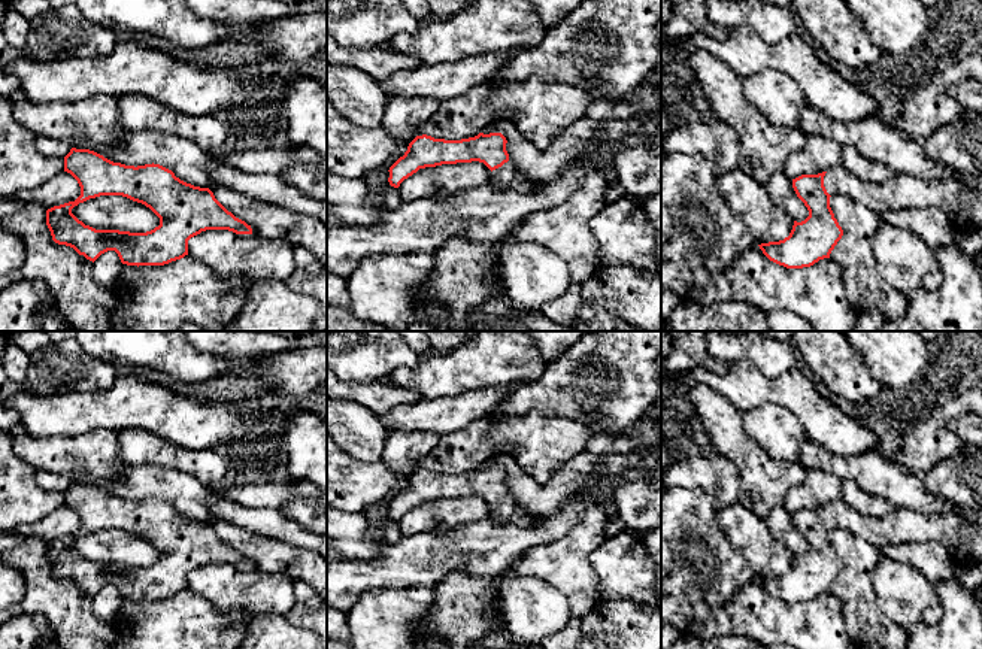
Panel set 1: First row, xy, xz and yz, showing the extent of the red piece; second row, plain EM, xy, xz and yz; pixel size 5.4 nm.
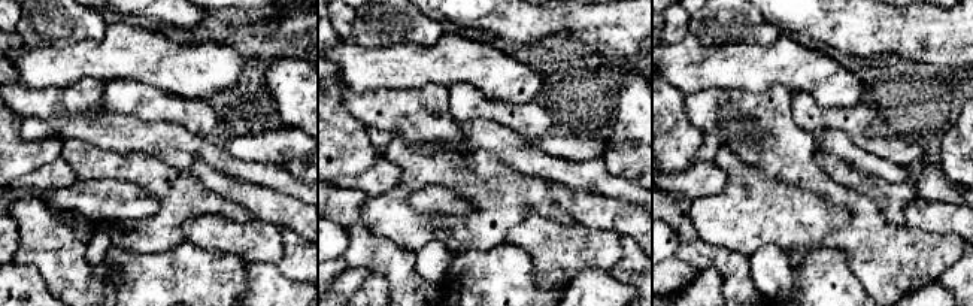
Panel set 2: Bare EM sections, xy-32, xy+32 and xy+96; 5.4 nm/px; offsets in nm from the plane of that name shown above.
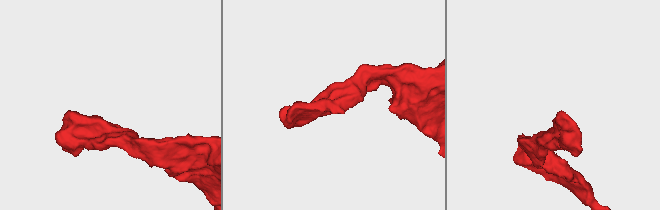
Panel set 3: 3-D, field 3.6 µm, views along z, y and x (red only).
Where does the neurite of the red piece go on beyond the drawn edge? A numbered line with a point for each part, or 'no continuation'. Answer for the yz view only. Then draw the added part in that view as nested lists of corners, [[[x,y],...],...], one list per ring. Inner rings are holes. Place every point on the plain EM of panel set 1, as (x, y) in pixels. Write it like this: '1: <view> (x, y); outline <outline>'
1: yz (963, 540); outline [[[843,500],[828,504],[824,521],[830,530],[843,528],[878,549],[889,543],[939,542],[955,562],[982,561],[982,522],[969,522],[957,513],[924,515],[910,509],[895,509],[884,518],[866,516]]]

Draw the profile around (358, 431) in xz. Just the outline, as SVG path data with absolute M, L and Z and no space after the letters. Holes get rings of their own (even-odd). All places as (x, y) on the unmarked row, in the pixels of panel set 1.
M327 397L327 434L358 461L382 463L388 431L379 415L355 401Z

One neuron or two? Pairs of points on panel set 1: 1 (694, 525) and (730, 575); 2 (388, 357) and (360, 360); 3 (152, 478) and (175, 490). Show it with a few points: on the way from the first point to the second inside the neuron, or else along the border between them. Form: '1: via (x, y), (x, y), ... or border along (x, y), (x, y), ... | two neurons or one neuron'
1: via (694, 537), (718, 563) | one neuron
2: via (381, 357), (370, 357), (367, 360) | one neuron
3: via (158, 482), (169, 485) | one neuron

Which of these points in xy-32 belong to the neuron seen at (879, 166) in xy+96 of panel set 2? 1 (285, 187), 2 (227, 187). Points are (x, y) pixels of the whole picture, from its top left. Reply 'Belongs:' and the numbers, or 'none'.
Belongs: 1

